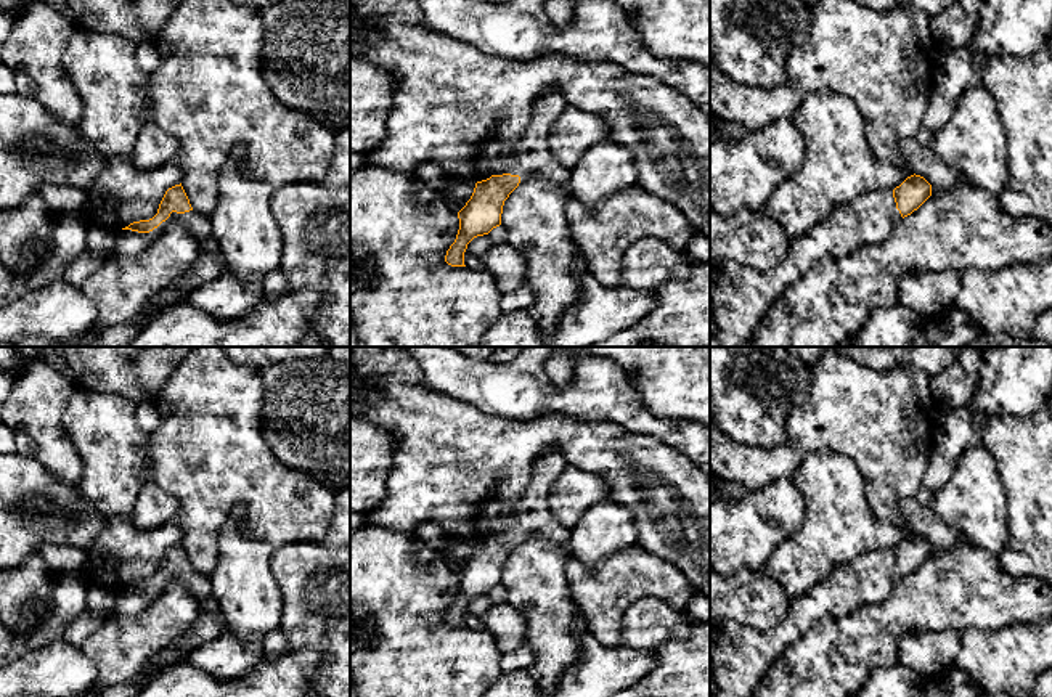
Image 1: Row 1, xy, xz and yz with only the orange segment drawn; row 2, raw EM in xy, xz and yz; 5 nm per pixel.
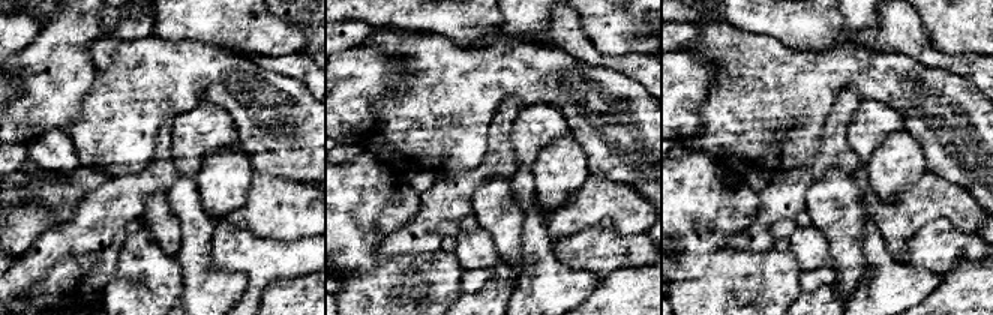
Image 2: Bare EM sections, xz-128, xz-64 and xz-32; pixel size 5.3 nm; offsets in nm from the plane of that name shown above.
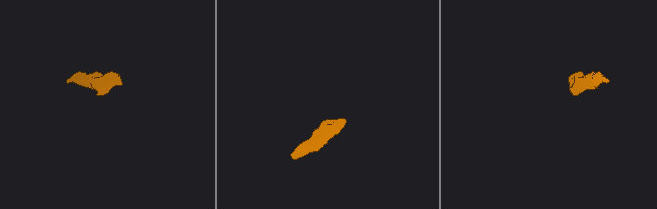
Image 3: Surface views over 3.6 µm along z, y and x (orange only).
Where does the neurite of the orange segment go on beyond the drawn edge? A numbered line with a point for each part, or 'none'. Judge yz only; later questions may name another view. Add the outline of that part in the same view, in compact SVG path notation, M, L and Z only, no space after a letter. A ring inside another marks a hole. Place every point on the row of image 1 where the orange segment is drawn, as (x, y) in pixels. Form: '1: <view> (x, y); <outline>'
1: yz (742, 296); M879 190L837 207L808 234L792 238L785 259L769 271L758 271L736 260L710 260L710 300L718 326L715 337L723 347L747 347L769 308L805 273L826 257L845 257L861 246L885 241L901 220L893 191Z

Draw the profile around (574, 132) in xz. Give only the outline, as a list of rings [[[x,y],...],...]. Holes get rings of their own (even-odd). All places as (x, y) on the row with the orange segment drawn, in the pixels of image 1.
[[[567,106],[551,125],[548,146],[556,161],[572,172],[591,146],[609,137],[610,127],[601,116]]]

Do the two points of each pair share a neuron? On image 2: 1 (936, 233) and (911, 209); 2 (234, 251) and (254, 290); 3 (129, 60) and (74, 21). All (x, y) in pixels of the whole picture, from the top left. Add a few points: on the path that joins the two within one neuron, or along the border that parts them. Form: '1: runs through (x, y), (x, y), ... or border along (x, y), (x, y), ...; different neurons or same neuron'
1: border along (963, 233), (935, 219), (905, 248); different neurons
2: runs through (243, 260), (254, 270), (254, 281); same neuron
3: border along (104, 33), (89, 47), (95, 72); different neurons

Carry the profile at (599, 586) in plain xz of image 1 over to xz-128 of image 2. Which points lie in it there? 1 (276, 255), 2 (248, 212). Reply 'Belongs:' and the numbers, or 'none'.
Belongs: 2

